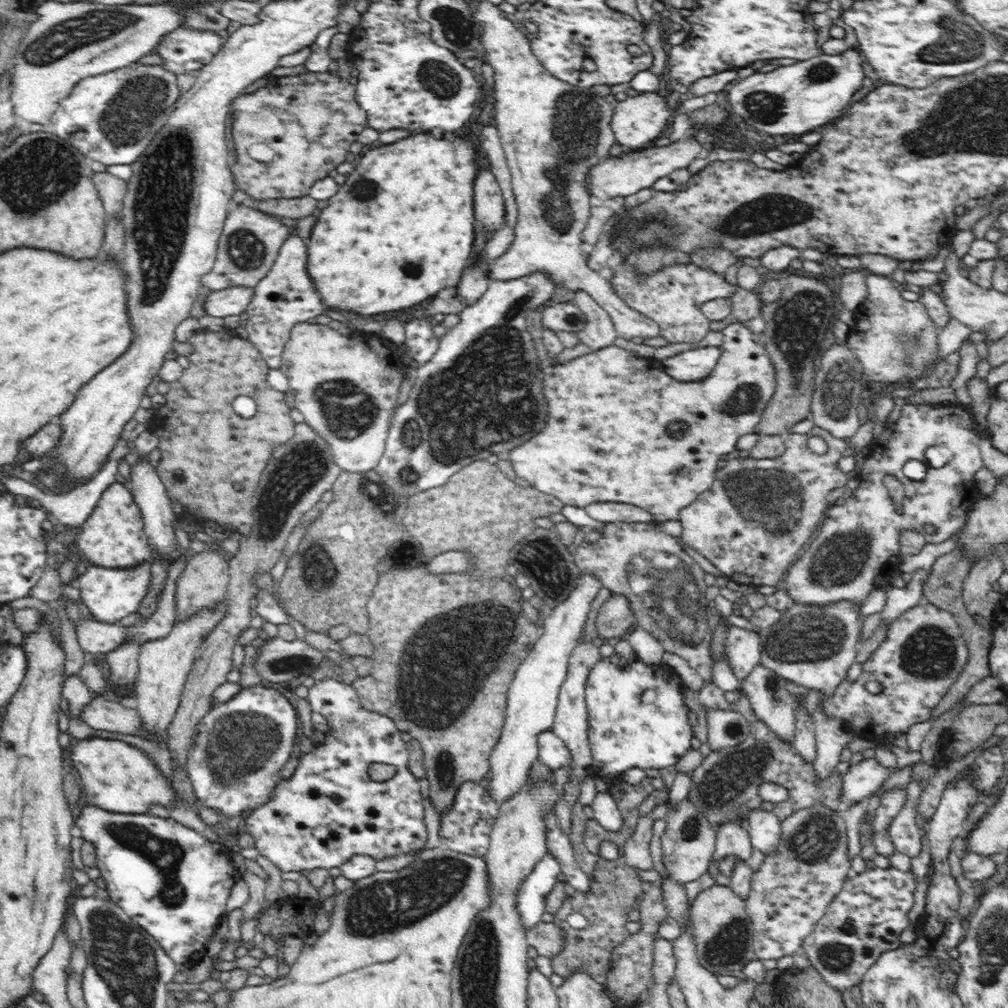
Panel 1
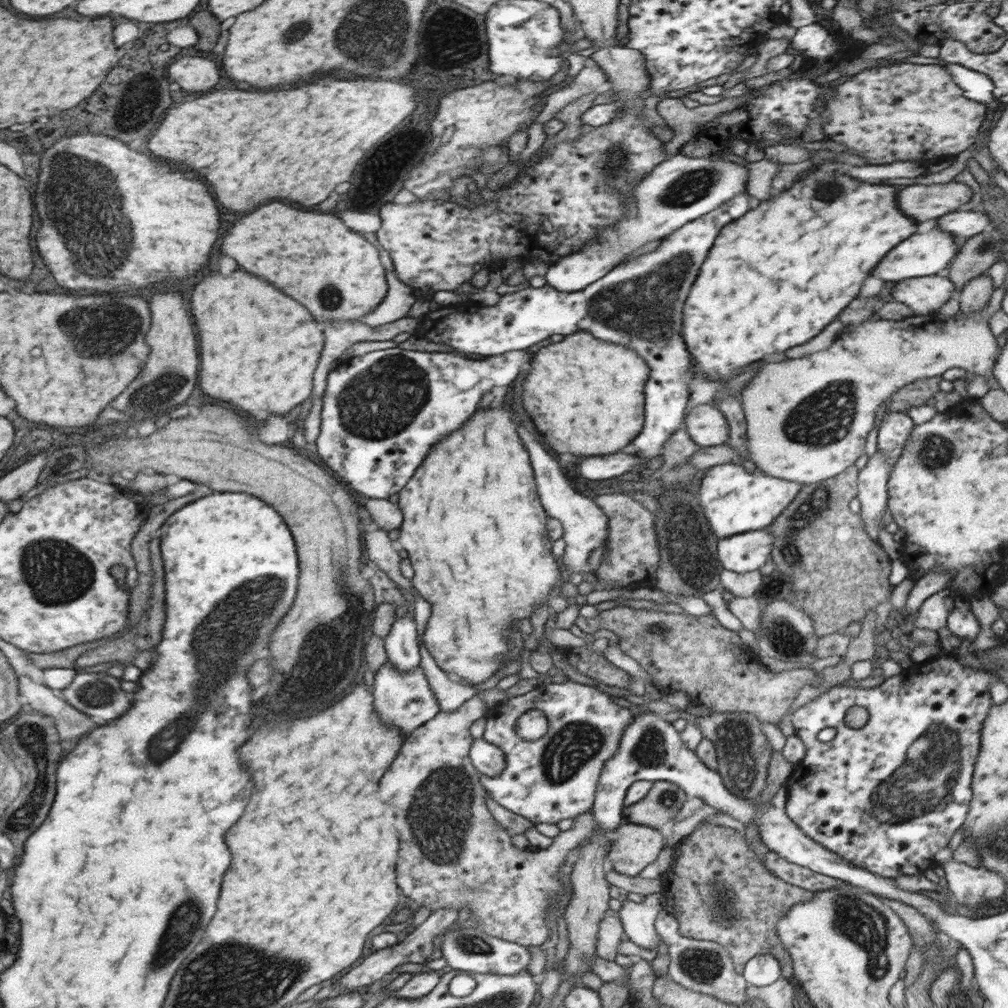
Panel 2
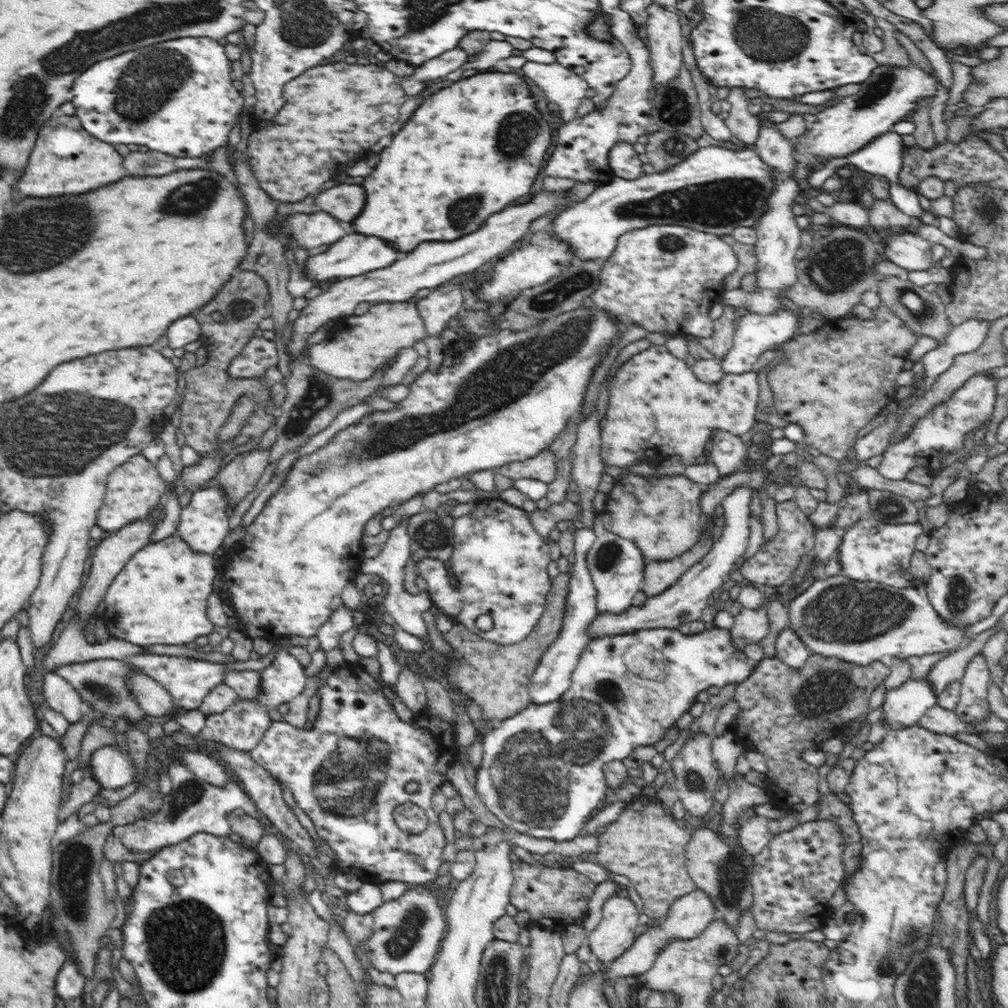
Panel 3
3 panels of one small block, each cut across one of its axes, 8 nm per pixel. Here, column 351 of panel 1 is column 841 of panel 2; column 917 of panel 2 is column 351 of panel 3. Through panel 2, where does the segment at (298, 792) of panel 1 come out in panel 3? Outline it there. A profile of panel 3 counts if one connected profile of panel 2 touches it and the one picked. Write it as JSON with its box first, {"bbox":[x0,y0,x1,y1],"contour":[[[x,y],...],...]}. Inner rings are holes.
{"bbox":[248,663,456,885],"contour":[[[345,663],[332,671],[318,689],[318,696],[320,710],[312,729],[286,727],[285,722],[274,721],[258,746],[249,750],[248,754],[282,787],[292,792],[298,808],[312,819],[318,837],[336,855],[334,866],[343,873],[355,875],[369,884],[398,881],[424,885],[436,880],[447,842],[434,808],[440,800],[435,795],[446,782],[446,769],[456,759],[454,722],[440,720],[429,714],[427,708],[424,714],[416,714],[409,722],[402,721],[382,693],[380,684],[360,664]],[[412,780],[419,786],[418,791],[410,793],[404,788]],[[405,802],[418,805],[428,816],[428,827],[419,835],[407,835],[396,825],[394,810]]]}

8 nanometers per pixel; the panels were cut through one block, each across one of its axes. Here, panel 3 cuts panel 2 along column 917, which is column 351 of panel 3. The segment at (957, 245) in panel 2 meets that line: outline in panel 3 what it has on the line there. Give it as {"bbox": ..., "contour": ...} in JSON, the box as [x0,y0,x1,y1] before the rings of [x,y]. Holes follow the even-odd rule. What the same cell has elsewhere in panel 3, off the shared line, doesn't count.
{"bbox":[303,234,398,282],"contour":[[[346,234],[338,242],[331,244],[327,251],[309,256],[303,266],[308,278],[316,282],[326,282],[326,280],[340,280],[386,268],[396,260],[398,260],[398,252],[394,252],[394,248],[382,242],[380,238],[366,238],[362,234]]]}

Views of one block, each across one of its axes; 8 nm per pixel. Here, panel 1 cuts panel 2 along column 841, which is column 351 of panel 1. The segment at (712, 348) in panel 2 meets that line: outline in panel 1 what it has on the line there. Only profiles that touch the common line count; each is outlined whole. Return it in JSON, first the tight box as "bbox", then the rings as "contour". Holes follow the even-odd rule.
{"bbox":[308,132,476,316],"contour":[[[426,132],[426,134],[416,134],[406,140],[400,140],[396,144],[386,144],[370,150],[368,154],[358,156],[356,168],[352,174],[348,174],[348,180],[340,186],[338,194],[330,198],[330,204],[322,210],[320,222],[312,228],[310,240],[308,240],[308,276],[314,282],[314,288],[318,290],[320,298],[326,302],[330,310],[336,312],[354,312],[360,316],[376,316],[376,314],[388,314],[388,312],[398,312],[412,308],[430,296],[436,297],[455,288],[462,276],[462,271],[470,262],[469,256],[473,252],[473,242],[475,239],[476,220],[473,209],[473,184],[476,174],[472,168],[472,142],[466,138],[456,138],[454,142],[450,140],[436,140],[436,132]]]}

